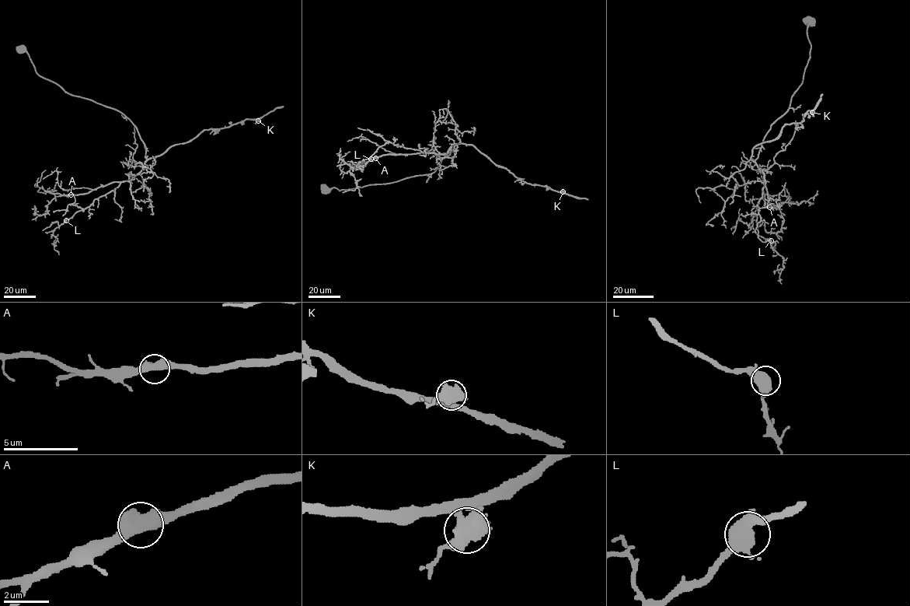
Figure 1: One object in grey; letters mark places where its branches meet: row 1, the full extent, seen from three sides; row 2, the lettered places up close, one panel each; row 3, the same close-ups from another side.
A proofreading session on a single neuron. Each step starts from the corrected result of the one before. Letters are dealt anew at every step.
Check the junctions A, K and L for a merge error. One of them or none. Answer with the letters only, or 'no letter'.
no letter

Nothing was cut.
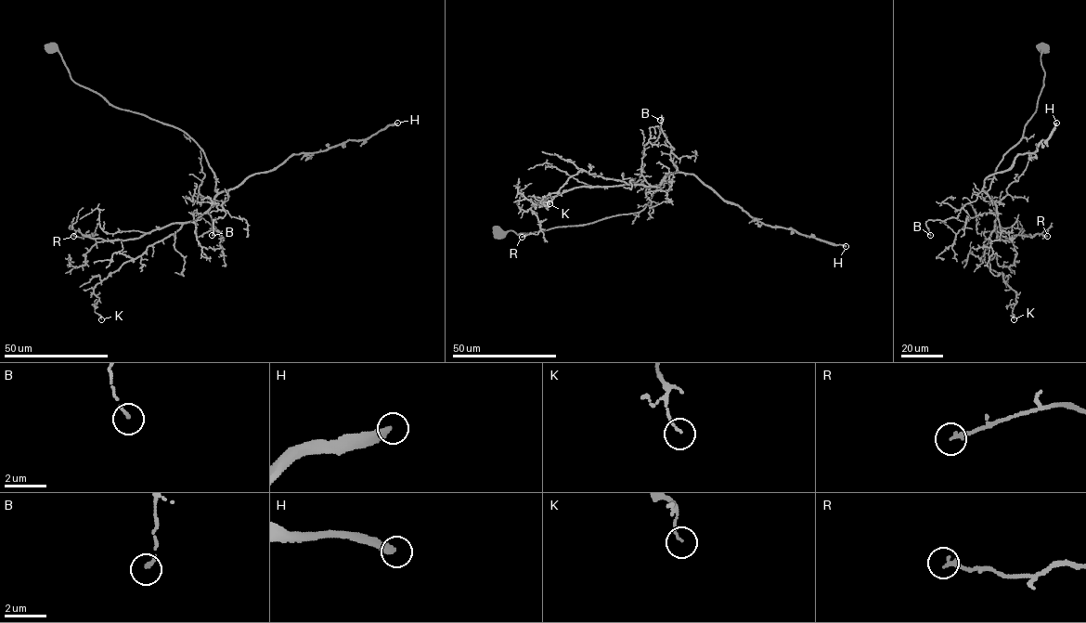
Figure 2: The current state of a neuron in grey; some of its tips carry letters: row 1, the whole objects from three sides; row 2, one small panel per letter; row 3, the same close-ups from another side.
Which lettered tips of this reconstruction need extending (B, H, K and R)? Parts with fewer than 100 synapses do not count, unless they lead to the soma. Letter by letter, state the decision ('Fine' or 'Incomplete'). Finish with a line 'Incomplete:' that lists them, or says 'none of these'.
B: Fine
H: Incomplete
K: Fine
R: Fine
Incomplete: H

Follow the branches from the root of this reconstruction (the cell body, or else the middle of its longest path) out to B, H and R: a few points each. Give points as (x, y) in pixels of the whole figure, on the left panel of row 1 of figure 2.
B: (53, 47), (77, 83), (197, 142), (215, 177), (214, 189), (227, 191), (226, 214), (212, 220), (212, 235)
H: (53, 47), (77, 83), (115, 107), (187, 133), (206, 156), (218, 192), (294, 154), (365, 139), (397, 123)
R: (53, 47), (77, 83), (115, 107), (187, 133), (215, 177), (213, 204), (192, 221), (124, 240), (73, 236)

